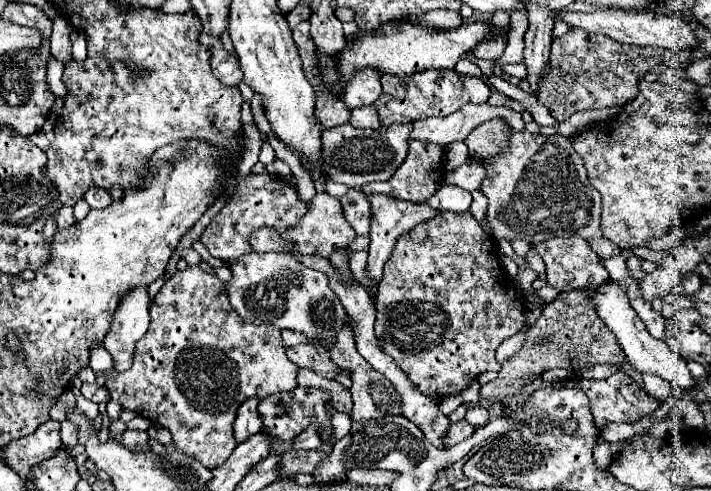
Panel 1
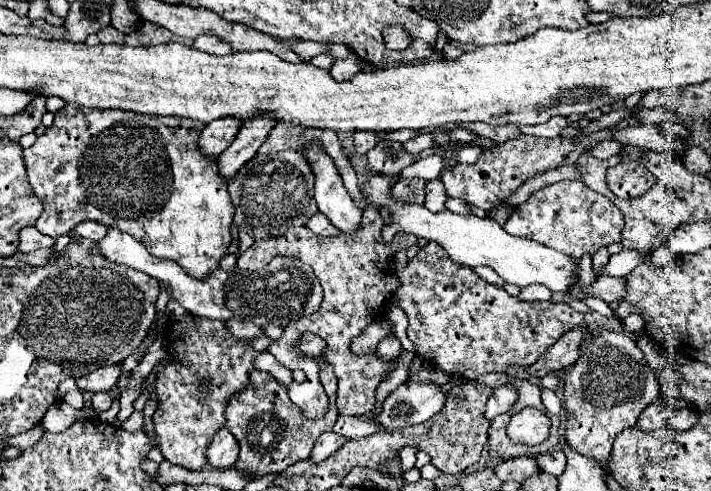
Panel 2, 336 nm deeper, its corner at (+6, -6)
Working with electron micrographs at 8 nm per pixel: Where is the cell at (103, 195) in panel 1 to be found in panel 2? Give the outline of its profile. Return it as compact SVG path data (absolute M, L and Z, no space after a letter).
M82 221L82 223L74 229L74 233L76 233L78 237L86 237L86 239L90 239L90 241L100 241L100 239L104 239L106 231L108 231L108 227L102 225L102 223L96 223L96 221Z

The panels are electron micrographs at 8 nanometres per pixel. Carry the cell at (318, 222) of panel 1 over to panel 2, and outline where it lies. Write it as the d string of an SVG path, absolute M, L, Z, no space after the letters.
M374 207L364 209L362 217L362 229L356 235L340 233L336 237L318 237L306 227L294 227L284 237L276 239L262 239L254 241L250 249L246 249L238 257L238 267L248 271L258 271L266 267L274 257L292 257L300 259L302 263L308 263L314 271L314 275L320 279L322 289L326 289L326 297L320 305L320 309L310 315L302 317L298 321L290 321L284 325L282 337L268 347L268 353L274 355L274 359L284 365L286 369L302 369L310 381L310 369L318 369L318 363L314 359L302 359L302 355L296 353L296 341L302 333L318 333L328 343L326 349L326 361L334 365L336 377L338 377L338 397L336 405L340 415L364 415L374 407L374 391L378 383L398 367L398 357L384 361L378 357L376 351L368 355L356 355L350 351L350 341L358 337L368 323L374 319L380 319L382 311L386 309L388 301L392 299L394 291L398 289L400 281L398 277L392 277L390 273L390 259L398 251L406 251L412 245L418 245L418 239L410 233L394 235L392 243L384 245L382 239L382 227L384 219Z

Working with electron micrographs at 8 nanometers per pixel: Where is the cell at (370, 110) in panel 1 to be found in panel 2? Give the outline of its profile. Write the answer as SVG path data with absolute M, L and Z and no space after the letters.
M362 131L354 133L354 147L358 155L366 155L376 143L378 143L378 137L374 133L362 133Z

